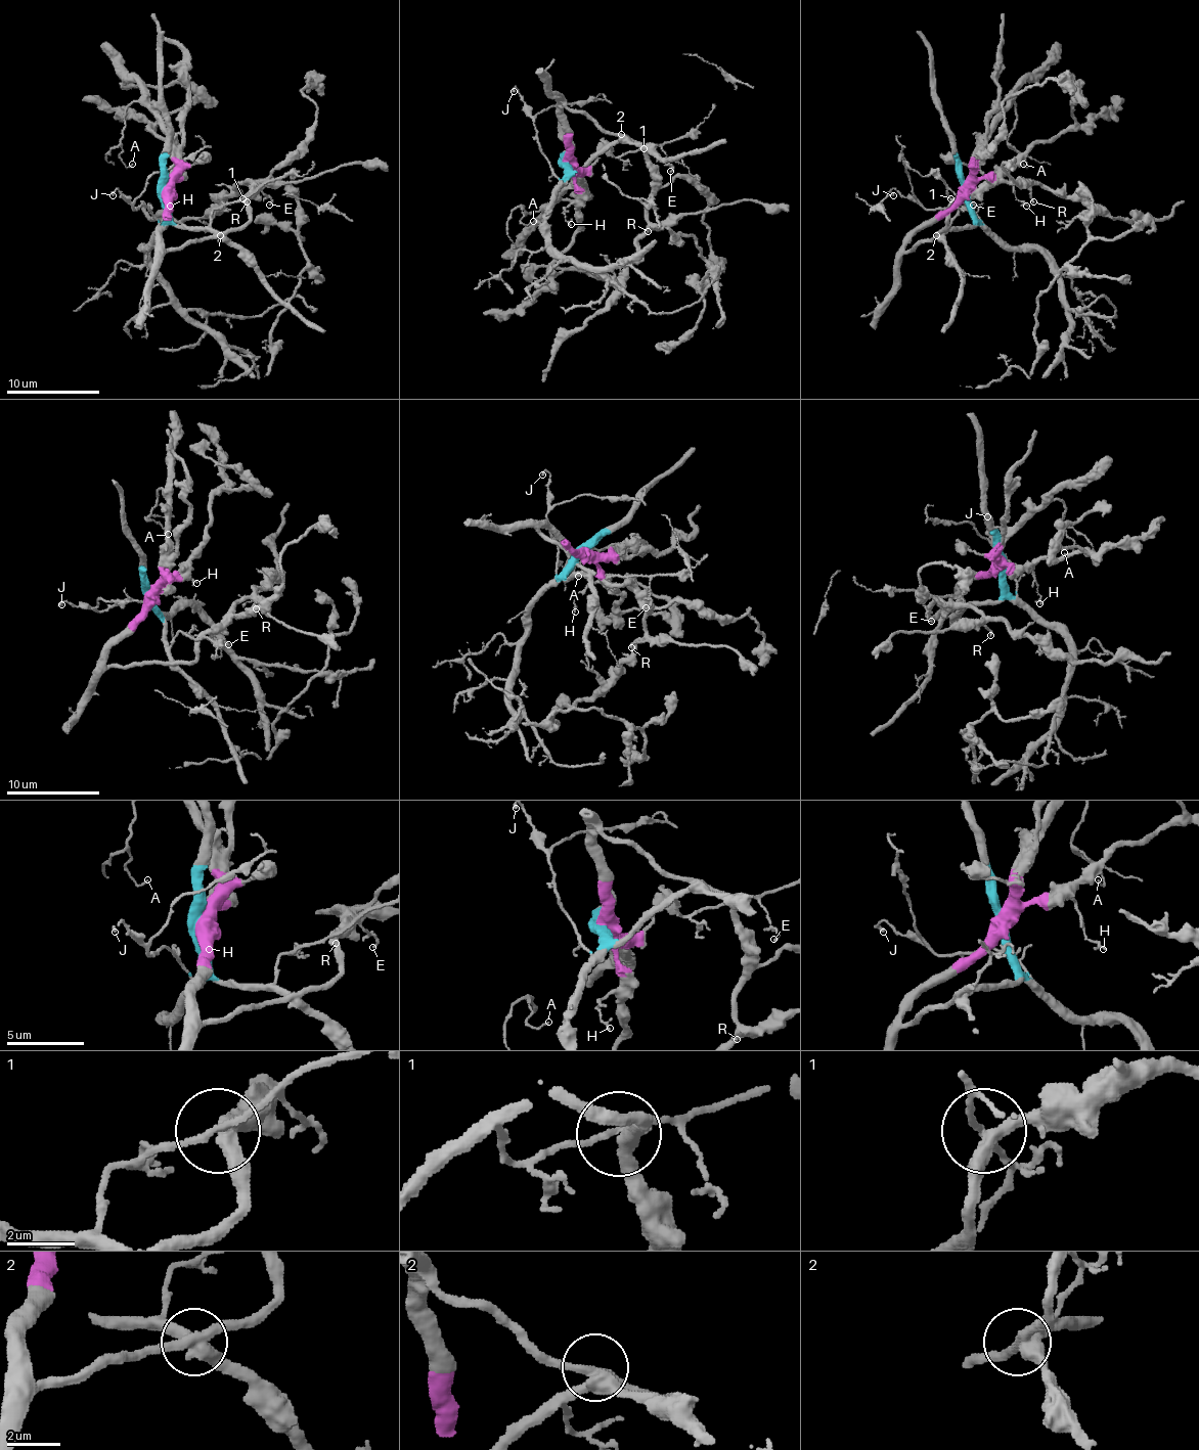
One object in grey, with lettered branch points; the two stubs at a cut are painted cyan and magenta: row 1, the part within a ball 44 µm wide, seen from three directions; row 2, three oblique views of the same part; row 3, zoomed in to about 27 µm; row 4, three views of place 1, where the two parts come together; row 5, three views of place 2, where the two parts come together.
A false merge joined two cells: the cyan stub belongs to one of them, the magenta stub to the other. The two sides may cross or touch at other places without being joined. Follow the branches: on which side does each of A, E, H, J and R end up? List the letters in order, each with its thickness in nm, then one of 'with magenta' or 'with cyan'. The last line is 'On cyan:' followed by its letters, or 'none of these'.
A: 110 nm thick; with magenta
E: 140 nm thick; with cyan
H: 190 nm thick; with magenta
J: 190 nm thick; with cyan
R: 170 nm thick; with magenta
On cyan: E, J

